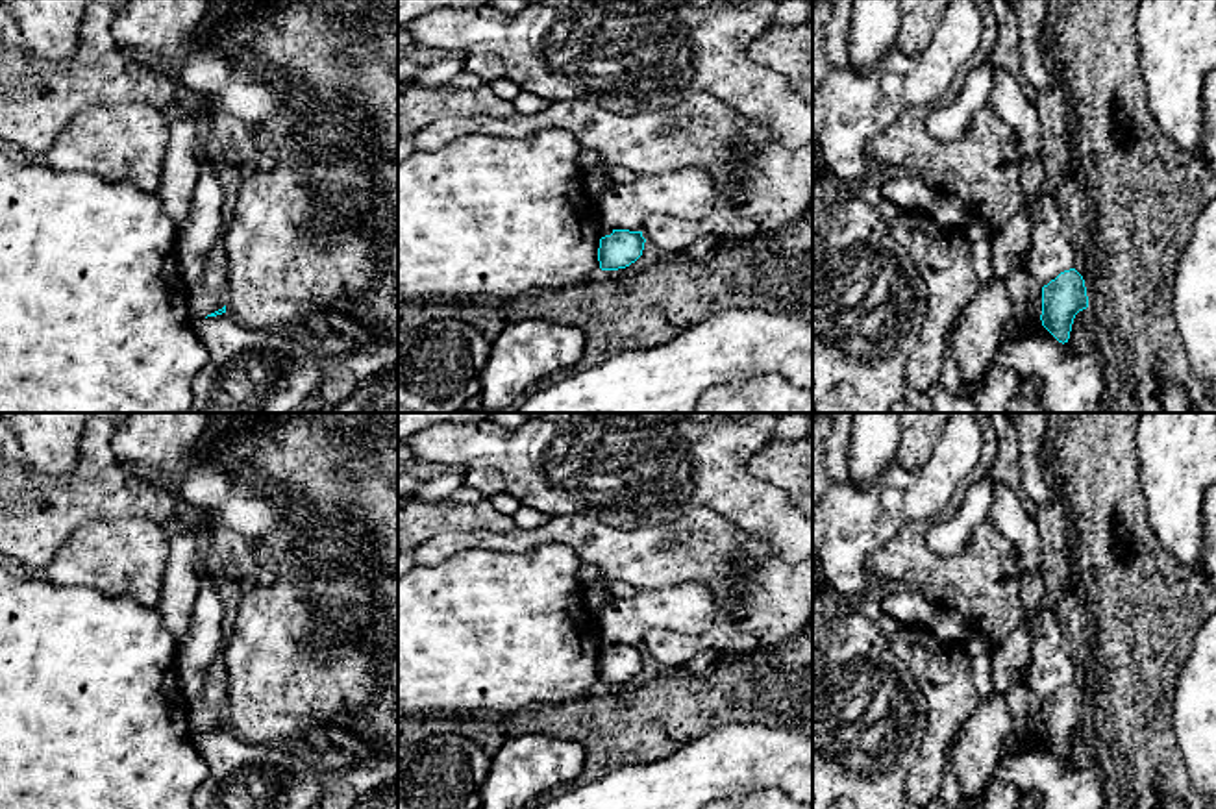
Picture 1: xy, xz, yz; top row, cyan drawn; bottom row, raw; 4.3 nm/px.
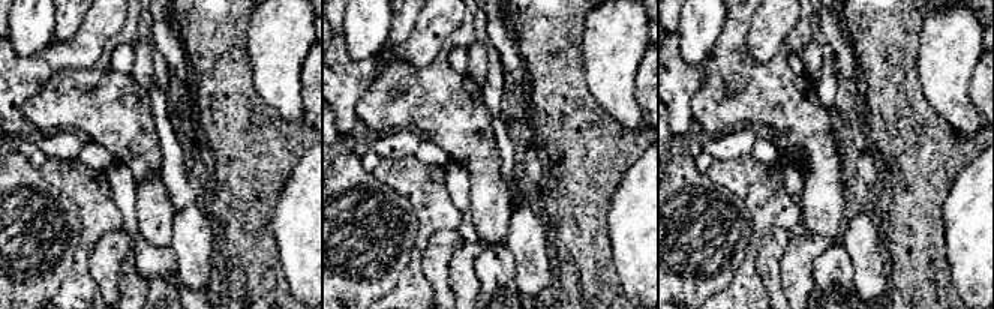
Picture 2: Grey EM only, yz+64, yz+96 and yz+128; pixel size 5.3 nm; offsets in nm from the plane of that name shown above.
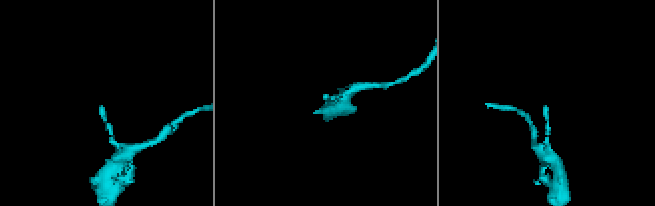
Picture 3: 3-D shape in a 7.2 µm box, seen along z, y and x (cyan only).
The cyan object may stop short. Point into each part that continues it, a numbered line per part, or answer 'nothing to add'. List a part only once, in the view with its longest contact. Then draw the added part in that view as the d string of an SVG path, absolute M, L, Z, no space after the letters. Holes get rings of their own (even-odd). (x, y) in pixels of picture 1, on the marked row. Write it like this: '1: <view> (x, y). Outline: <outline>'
nothing to add

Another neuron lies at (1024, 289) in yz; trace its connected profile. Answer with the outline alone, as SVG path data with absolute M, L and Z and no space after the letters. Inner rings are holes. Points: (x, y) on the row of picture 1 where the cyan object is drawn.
M1020 267L1012 270L1003 281L1007 294L1014 307L1014 317L1022 322L1035 322L1042 315L1042 283Z

